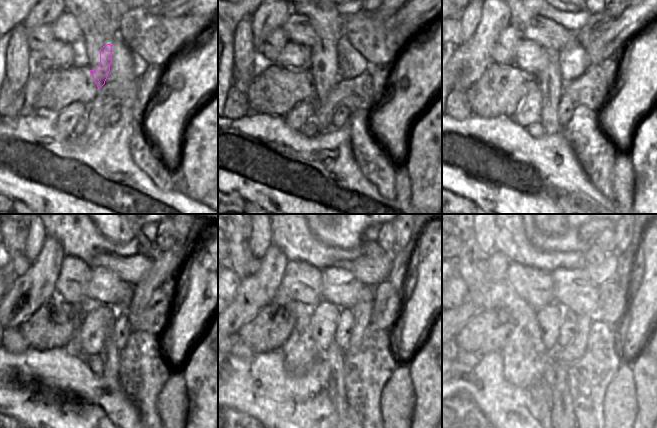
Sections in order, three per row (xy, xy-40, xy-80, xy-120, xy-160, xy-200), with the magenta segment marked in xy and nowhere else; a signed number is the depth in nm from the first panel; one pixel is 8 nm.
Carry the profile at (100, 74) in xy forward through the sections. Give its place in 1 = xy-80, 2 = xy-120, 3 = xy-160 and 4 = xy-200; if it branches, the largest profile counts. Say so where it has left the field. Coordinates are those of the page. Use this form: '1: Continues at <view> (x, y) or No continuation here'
1: Continues at xy-80 (550, 83)
2: Continues at xy-120 (109, 354)
3: Continues at xy-160 (334, 356)
4: Continues at xy-200 (562, 417)

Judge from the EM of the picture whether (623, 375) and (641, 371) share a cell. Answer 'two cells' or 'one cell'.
two cells

